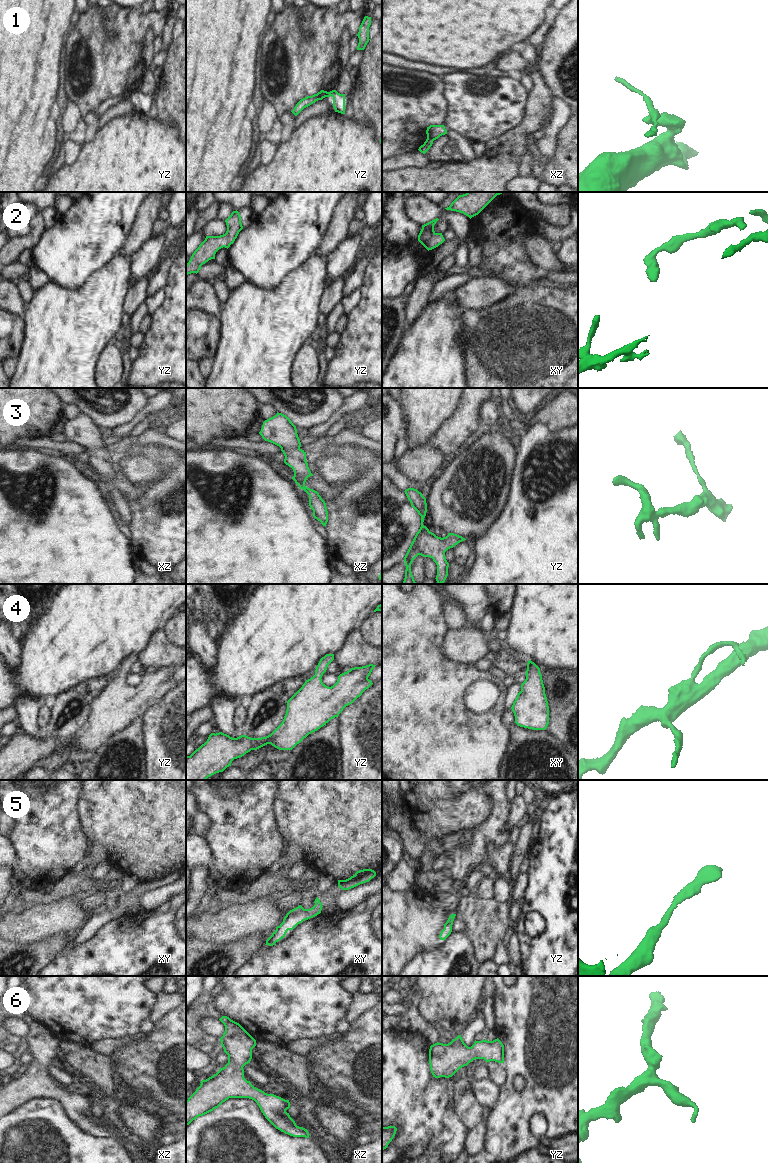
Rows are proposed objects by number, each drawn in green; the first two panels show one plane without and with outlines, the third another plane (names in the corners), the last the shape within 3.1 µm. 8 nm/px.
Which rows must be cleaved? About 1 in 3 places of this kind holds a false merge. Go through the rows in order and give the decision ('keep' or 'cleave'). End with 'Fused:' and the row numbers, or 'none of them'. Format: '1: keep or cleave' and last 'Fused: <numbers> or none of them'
1: cleave
2: keep
3: keep
4: keep
5: keep
6: keep
Fused: 1

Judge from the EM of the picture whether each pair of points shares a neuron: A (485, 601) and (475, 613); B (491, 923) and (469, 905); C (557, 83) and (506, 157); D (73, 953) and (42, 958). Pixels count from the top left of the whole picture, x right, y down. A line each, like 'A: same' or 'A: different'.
A: same
B: same
C: different
D: different

